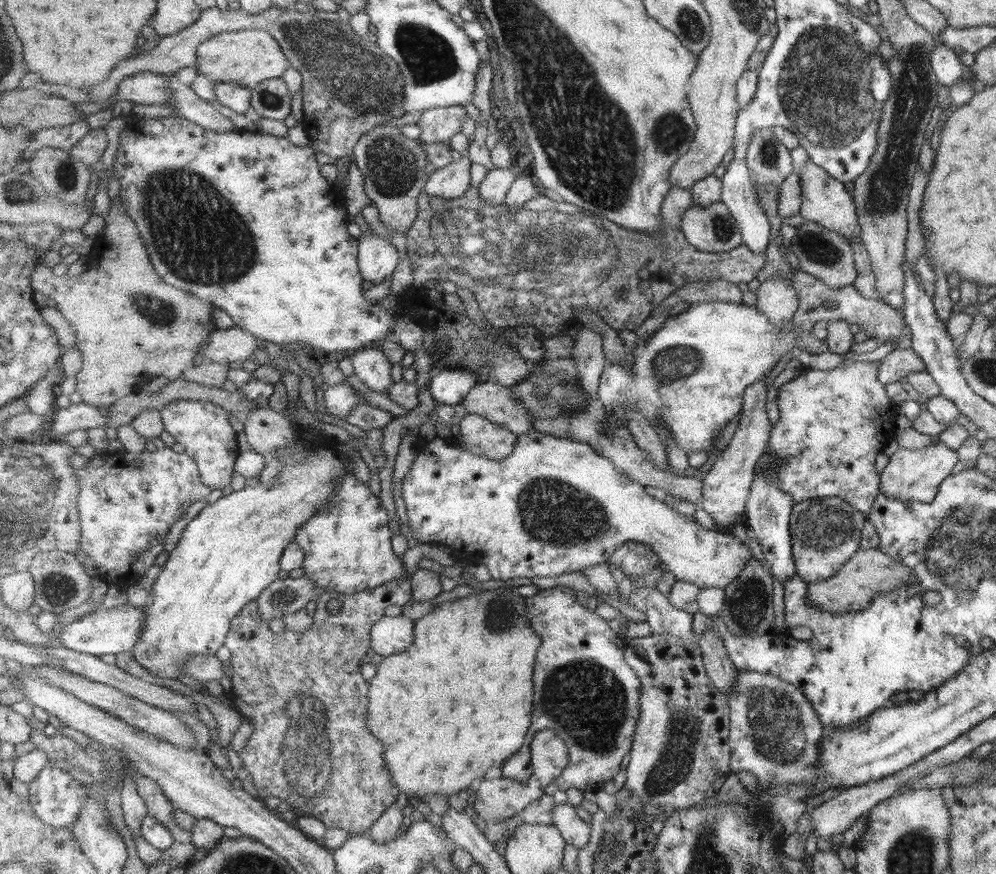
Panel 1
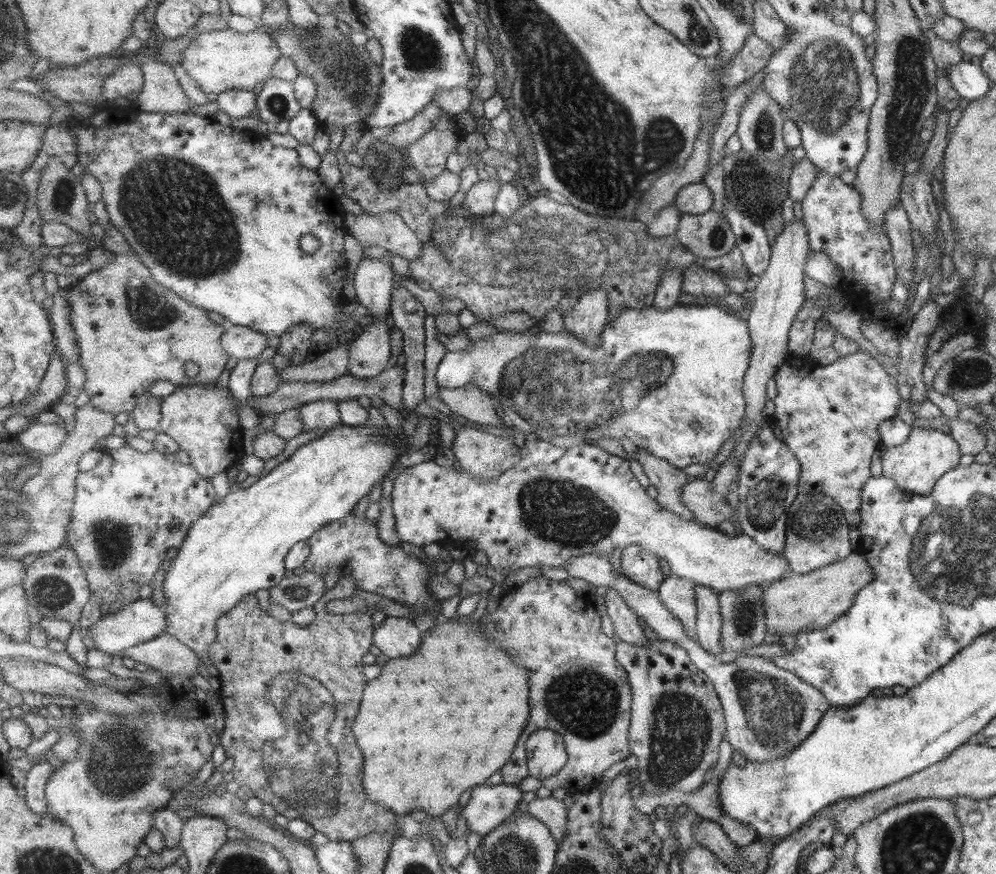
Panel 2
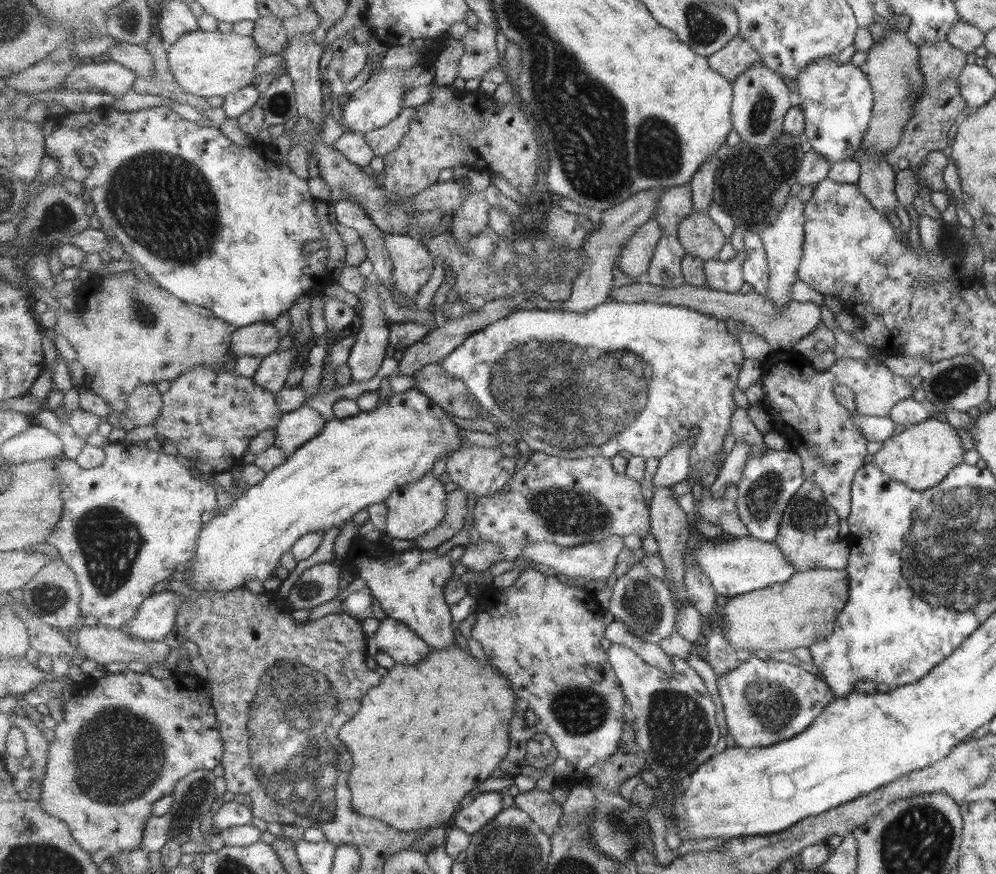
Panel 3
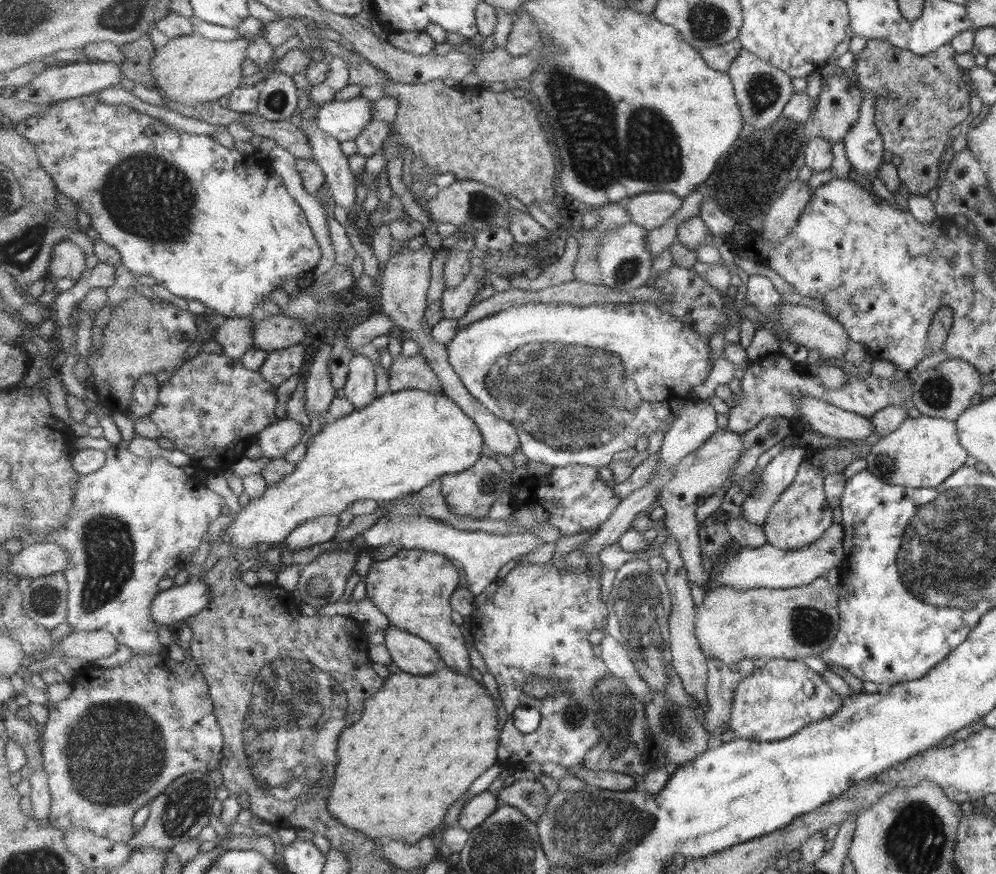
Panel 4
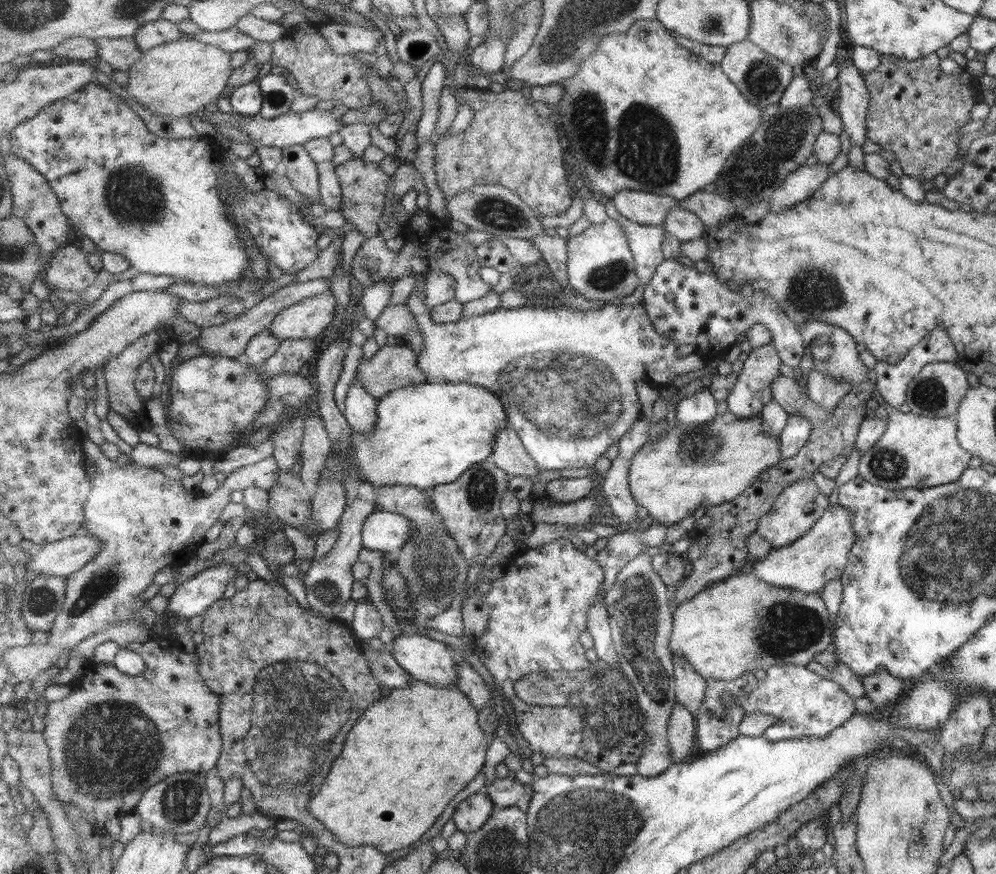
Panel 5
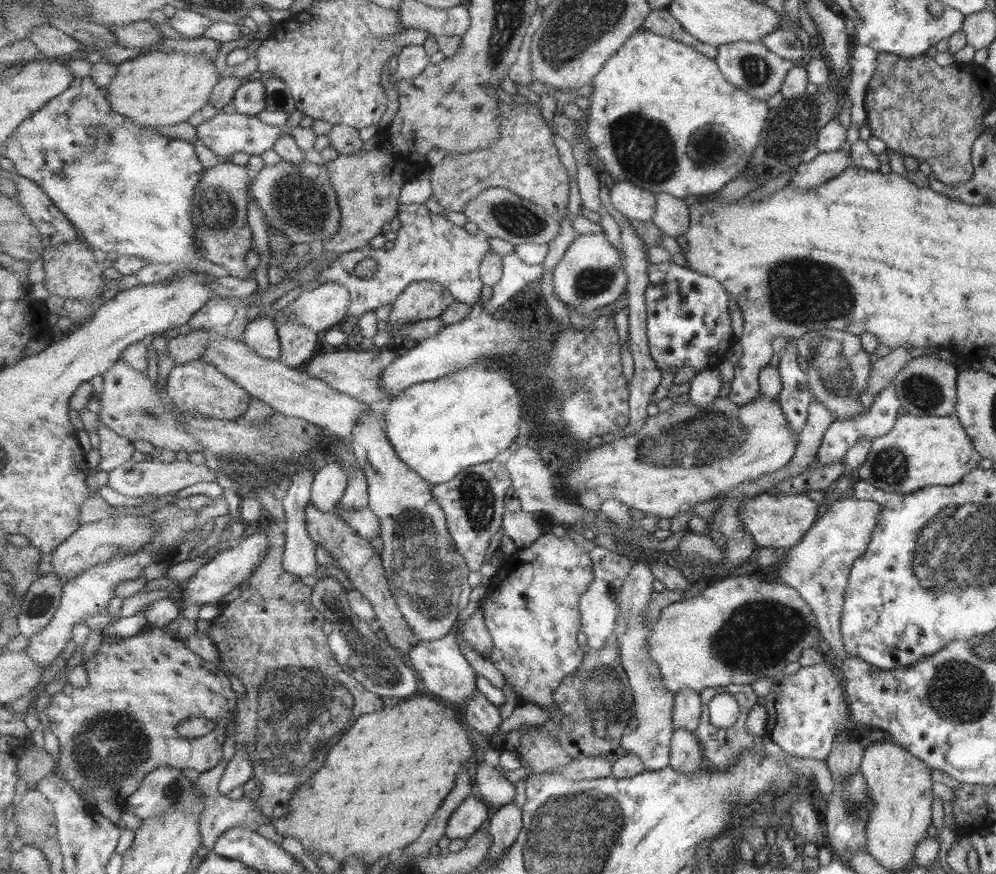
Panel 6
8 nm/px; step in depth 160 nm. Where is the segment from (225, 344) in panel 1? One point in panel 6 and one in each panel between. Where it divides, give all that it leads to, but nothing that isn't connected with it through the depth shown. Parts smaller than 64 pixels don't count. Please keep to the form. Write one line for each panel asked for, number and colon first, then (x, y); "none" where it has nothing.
2: (241, 342)
3: (261, 339)
4: (273, 333)
5: (309, 318)
6: (321, 309)

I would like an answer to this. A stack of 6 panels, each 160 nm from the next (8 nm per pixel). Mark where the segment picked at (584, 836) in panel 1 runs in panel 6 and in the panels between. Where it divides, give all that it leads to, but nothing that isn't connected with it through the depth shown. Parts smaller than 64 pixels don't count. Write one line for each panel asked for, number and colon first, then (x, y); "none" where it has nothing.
2: (553, 812)
3: (541, 806)
4: (530, 797)
5: (507, 792)
6: (492, 787)

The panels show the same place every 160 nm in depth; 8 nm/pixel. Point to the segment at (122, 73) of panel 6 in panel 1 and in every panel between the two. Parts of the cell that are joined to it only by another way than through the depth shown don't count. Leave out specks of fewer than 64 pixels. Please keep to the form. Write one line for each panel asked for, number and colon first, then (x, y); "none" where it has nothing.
1: (248, 57)
2: (219, 60)
3: (204, 63)
4: (191, 69)
5: (176, 79)

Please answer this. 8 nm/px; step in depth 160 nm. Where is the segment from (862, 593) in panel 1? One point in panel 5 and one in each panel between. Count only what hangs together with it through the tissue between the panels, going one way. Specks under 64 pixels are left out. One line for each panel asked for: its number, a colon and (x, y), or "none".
2: (796, 603)
3: (793, 614)
4: (732, 625)
5: (740, 624)

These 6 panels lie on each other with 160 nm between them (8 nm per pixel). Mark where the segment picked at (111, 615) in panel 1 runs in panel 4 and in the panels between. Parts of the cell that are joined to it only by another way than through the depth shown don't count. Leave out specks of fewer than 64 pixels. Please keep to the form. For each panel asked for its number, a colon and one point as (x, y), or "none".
2: (141, 621)
3: (156, 618)
4: (179, 602)

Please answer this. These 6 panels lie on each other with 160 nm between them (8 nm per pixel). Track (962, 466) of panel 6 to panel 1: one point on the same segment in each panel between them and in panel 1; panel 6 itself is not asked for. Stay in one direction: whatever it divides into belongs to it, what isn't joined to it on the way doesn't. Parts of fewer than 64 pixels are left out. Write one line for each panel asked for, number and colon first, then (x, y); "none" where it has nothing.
1: (910, 475)
2: (914, 466)
3: (919, 457)
4: (921, 452)
5: (915, 451)

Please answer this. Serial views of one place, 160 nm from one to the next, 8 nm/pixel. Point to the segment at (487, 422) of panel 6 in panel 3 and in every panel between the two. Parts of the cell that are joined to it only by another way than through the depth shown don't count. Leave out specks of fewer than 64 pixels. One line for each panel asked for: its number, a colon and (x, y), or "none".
3: (353, 462)
4: (403, 441)
5: (426, 435)

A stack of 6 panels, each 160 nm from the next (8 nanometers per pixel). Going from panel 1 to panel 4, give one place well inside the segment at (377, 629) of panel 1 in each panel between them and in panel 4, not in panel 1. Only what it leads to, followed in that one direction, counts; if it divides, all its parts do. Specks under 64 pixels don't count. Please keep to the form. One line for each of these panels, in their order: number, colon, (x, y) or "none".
2: (396, 637)
3: (403, 644)
4: (410, 653)

